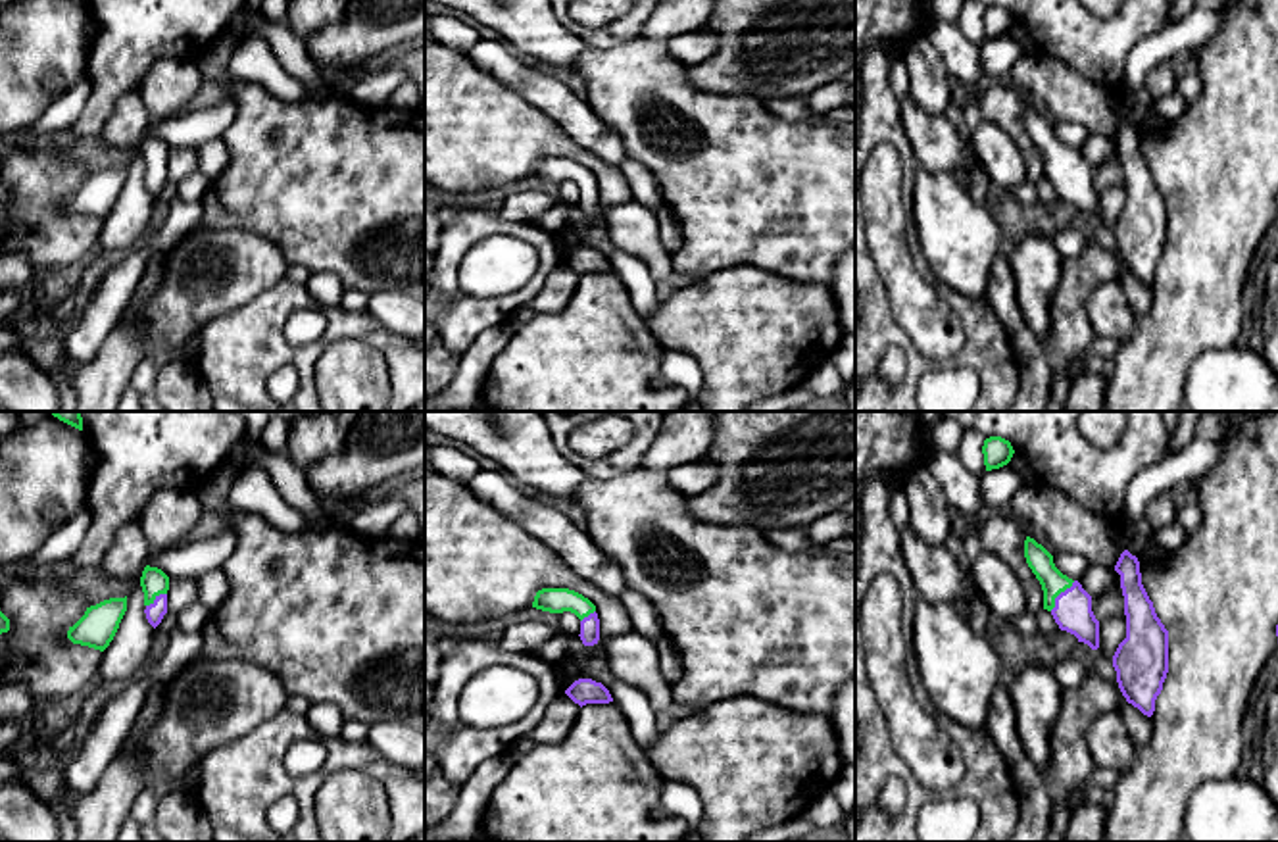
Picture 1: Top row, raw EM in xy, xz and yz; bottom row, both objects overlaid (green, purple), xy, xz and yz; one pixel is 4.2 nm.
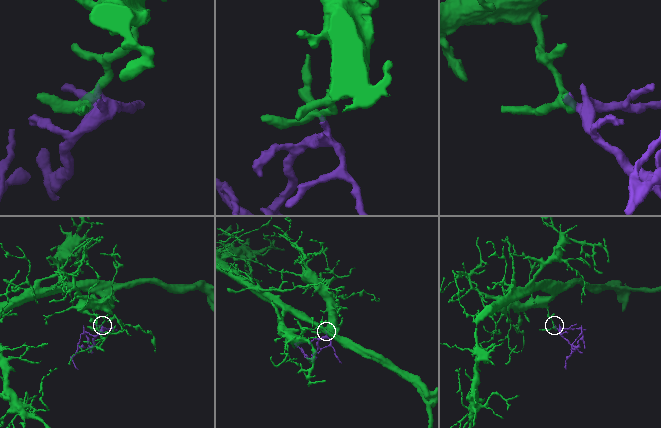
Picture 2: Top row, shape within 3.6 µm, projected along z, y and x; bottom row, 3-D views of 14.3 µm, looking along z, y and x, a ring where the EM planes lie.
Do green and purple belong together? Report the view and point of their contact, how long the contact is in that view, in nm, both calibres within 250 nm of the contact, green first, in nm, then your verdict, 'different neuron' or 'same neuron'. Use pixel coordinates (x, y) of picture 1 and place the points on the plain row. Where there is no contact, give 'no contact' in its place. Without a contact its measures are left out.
meets green in yz at (1059, 162); contact 170 nm long; 100 nm thick on the green side, 160 nm on the other; same neuron

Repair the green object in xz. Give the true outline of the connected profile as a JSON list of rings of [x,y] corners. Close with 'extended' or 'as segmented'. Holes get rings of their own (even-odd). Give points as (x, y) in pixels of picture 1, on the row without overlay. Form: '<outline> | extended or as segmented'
[[[542,158],[536,161],[532,177],[563,183],[571,181],[580,188],[580,210],[584,215],[594,215],[600,210],[600,188],[596,175],[582,163],[569,158]]] | extended

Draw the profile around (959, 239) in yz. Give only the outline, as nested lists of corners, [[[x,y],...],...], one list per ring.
[[[921,165],[913,188],[913,219],[934,277],[963,296],[984,298],[1001,242],[1001,229],[992,211],[969,196],[957,175],[932,173]]]

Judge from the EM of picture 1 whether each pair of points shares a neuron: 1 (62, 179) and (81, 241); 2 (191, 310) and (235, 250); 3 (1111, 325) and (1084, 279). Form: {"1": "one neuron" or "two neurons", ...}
{"1": "one neuron", "2": "one neuron", "3": "two neurons"}

